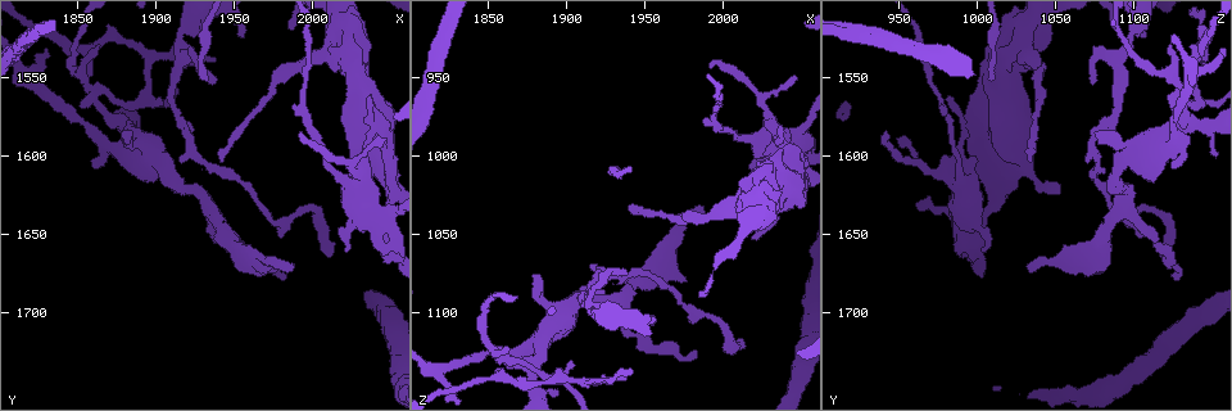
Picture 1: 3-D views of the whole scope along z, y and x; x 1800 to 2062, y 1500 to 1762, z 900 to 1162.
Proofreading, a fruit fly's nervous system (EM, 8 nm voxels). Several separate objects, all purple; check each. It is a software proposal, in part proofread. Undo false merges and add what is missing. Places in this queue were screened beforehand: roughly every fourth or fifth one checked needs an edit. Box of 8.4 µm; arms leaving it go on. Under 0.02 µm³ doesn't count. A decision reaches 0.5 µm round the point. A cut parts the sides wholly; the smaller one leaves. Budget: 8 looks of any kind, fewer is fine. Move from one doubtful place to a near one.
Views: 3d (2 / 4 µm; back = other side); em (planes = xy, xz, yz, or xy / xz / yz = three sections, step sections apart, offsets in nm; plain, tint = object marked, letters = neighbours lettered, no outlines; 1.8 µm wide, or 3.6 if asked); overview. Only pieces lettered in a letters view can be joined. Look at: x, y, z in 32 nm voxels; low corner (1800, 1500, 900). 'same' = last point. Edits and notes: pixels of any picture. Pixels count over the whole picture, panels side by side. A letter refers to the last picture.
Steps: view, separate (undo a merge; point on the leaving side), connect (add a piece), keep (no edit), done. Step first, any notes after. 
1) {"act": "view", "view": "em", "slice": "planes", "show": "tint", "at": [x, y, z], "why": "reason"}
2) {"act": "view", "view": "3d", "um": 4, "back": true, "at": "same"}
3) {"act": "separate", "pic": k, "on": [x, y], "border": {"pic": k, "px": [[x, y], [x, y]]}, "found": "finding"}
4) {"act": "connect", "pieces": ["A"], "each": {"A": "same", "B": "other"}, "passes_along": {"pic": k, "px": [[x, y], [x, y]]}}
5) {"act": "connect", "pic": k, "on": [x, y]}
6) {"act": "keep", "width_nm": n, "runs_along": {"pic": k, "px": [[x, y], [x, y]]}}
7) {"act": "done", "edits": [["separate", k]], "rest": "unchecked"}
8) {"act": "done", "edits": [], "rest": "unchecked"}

{"act": "view", "view": "em", "slice": "planes", "show": "letters", "at": [1860, 1606, 1124], "why": "branch stops here"}

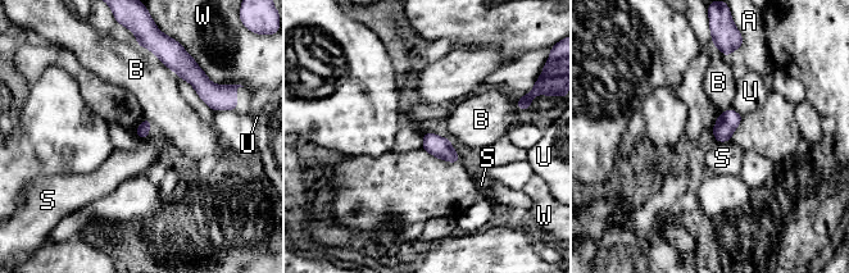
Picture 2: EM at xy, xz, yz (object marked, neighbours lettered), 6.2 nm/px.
{"act": "keep", "each": {"A": "other", "B": "other", "S": "other", "U": "other", "W": "other"}, "border": {"pic": 2, "px": [[730, 139], [717, 142]]}, "found": "no lettered piece goes on from it"}

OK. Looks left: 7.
{"act": "view", "view": "3d", "um": 2, "back": true, "at": [1944, 1656, 1112], "why": "a narrow waist"}

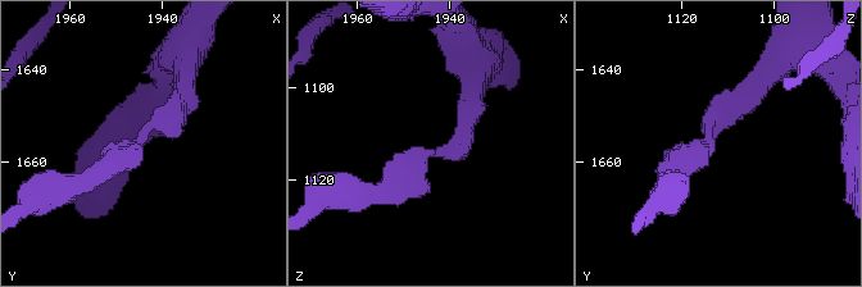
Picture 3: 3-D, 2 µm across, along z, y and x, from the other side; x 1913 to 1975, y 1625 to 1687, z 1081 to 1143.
{"act": "view", "view": "em", "slice": "xy", "step": 16, "show": "letters", "at": [1944, 1656, 1114]}

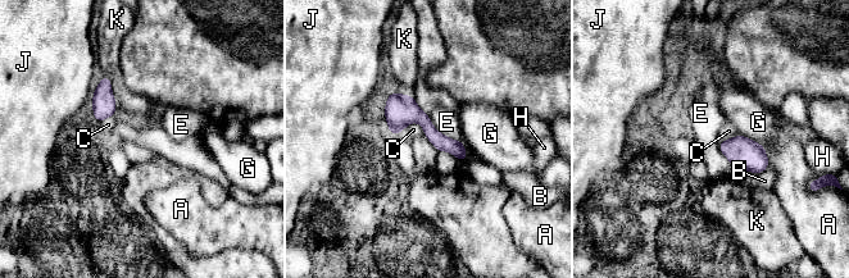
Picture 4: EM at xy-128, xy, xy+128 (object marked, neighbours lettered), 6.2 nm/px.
{"act": "keep", "each": {"A": "other", "B": "other", "C": "other", "E": "other", "G": "other", "H": "other", "J": "other", "K": "other"}, "border": {"pic": 4, "px": [[400, 132], [417, 122], [425, 133]]}, "found": "continuous, no second cell"}

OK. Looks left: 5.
{"act": "view", "view": "em", "slice": "planes", "show": "letters", "at": [2010, 1662, 1118], "why": "thin end"}

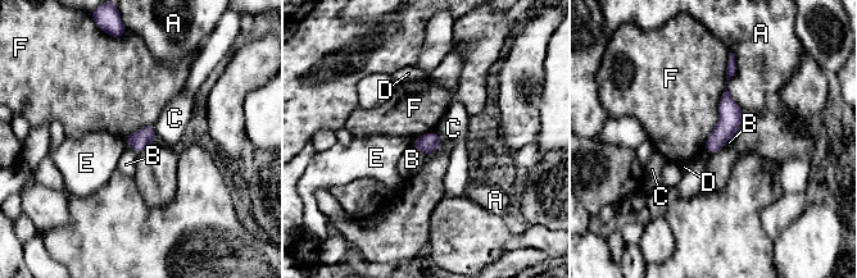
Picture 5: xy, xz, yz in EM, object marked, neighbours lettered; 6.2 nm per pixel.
{"act": "keep", "each": {"A": "other", "B": "other", "C": "other", "D": "other", "E": "other", "F": "other"}, "border": {"pic": 5, "px": [[729, 54], [719, 121], [703, 149]]}, "found": "none of them fits"}

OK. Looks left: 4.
{"act": "done", "edits": [], "rest": "unchecked"}

